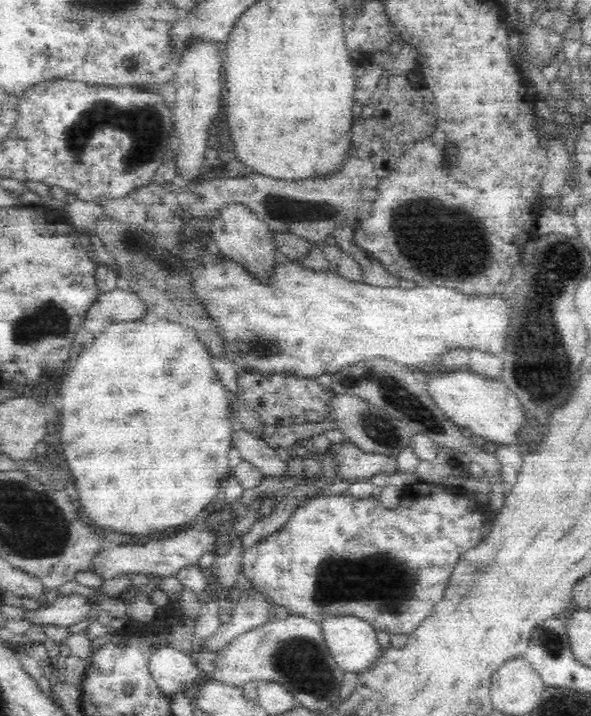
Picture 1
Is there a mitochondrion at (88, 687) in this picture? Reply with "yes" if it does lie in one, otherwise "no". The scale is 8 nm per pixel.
no

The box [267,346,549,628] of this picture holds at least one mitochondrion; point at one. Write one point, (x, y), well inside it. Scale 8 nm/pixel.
(380, 579)

